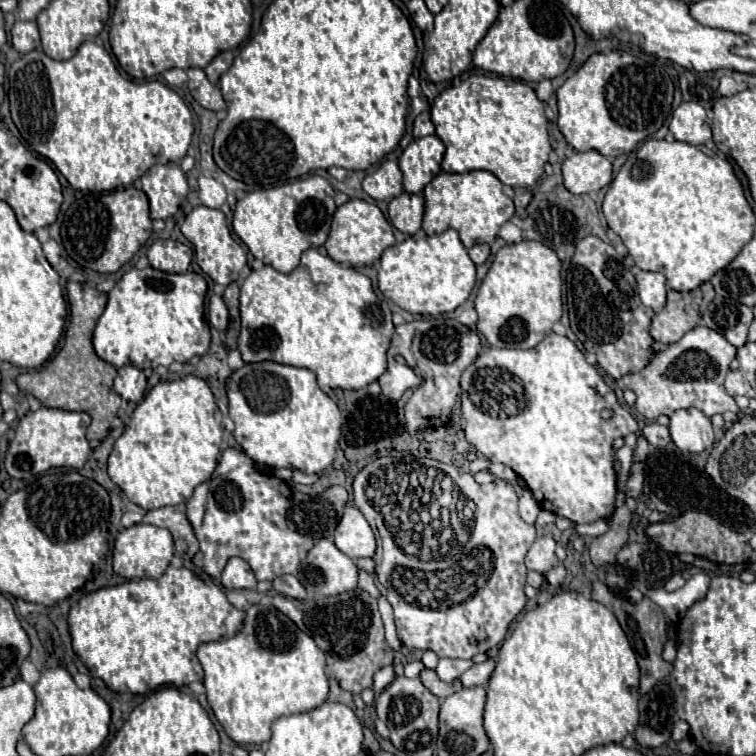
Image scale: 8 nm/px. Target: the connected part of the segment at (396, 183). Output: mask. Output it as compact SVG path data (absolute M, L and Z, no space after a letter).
M395 160L381 162L363 178L363 190L373 200L391 200L403 192L401 170Z

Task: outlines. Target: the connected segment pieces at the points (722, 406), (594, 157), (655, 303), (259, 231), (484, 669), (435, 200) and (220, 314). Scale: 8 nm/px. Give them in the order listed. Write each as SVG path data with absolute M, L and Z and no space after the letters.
M695 326L679 342L669 344L665 350L655 352L653 360L635 374L625 374L615 384L621 390L633 390L637 394L637 410L647 418L655 420L661 414L671 416L679 408L699 408L705 416L723 414L727 410L739 412L735 400L725 392L723 380L729 364L735 358L735 346L729 344L719 332L707 326Z
M595 150L575 152L563 162L563 184L571 194L601 190L611 182L611 160Z
M639 270L635 274L635 280L637 280L637 292L639 292L641 302L645 306L653 308L655 312L661 310L661 306L665 306L665 292L667 292L665 276L659 274L659 272Z
M309 174L283 186L247 192L235 206L233 230L255 258L287 274L299 266L303 250L325 244L337 208L333 196L333 186L319 174Z
M487 660L483 664L473 664L467 672L461 674L461 682L465 688L471 688L471 686L485 686L491 672L493 672L493 666L495 662L493 660Z
M471 170L463 174L441 172L433 182L429 182L423 190L425 194L425 216L423 230L427 236L441 234L449 228L459 232L459 238L465 248L475 244L489 244L495 240L501 224L511 220L515 214L513 200L503 194L501 182L487 170Z
M211 294L211 298L209 298L209 322L217 330L227 328L227 306L225 306L223 298L217 294Z

